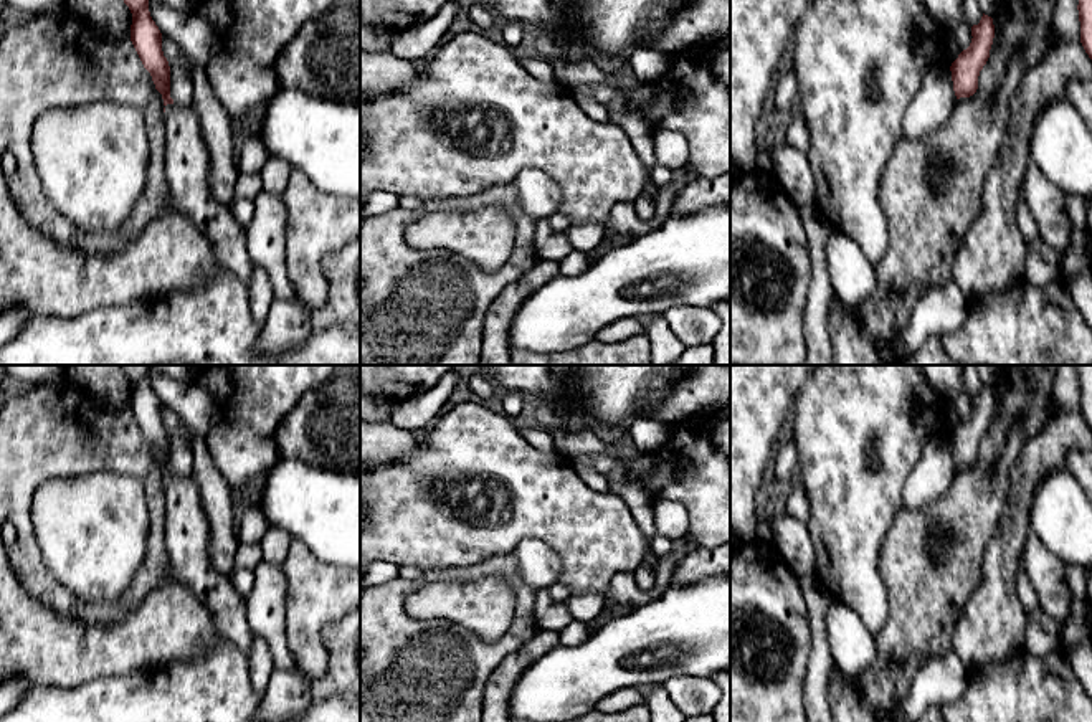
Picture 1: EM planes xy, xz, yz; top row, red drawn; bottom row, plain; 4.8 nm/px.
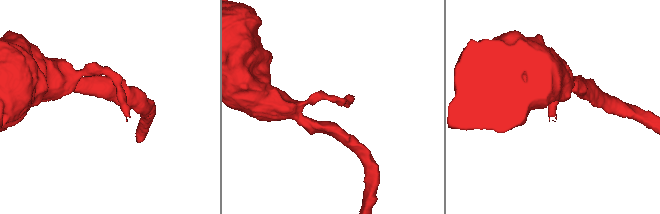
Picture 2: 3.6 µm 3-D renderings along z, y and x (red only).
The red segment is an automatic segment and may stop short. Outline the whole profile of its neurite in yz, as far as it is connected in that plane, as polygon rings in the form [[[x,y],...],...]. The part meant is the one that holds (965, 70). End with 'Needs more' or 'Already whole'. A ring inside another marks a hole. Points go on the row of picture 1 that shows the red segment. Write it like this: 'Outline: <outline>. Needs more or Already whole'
Outline: [[[985,15],[978,25],[971,26],[971,43],[952,63],[952,81],[957,99],[970,97],[978,89],[978,76],[990,58],[995,38],[993,18]]]. Already whole

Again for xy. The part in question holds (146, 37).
Outline: [[[149,0],[124,3],[132,13],[131,41],[164,99],[165,177],[172,205],[207,235],[218,264],[248,284],[254,263],[246,249],[245,228],[210,188],[210,154],[193,106],[180,107],[170,97],[170,66]]]. Needs more

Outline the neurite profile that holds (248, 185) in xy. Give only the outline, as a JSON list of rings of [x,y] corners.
[[[240,172],[235,183],[236,198],[254,200],[263,192],[259,172]]]

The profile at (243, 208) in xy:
[[[236,198],[230,207],[236,221],[246,228],[254,215],[254,200],[249,198]]]

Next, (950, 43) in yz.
[[[943,28],[943,50],[945,50],[945,66],[952,66],[952,63],[958,58],[958,55],[961,53],[961,48],[958,45],[958,40],[953,33],[952,28]]]

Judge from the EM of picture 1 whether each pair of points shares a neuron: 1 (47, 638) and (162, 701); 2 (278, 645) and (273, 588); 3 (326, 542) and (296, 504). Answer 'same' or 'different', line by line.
1: different
2: same
3: same

